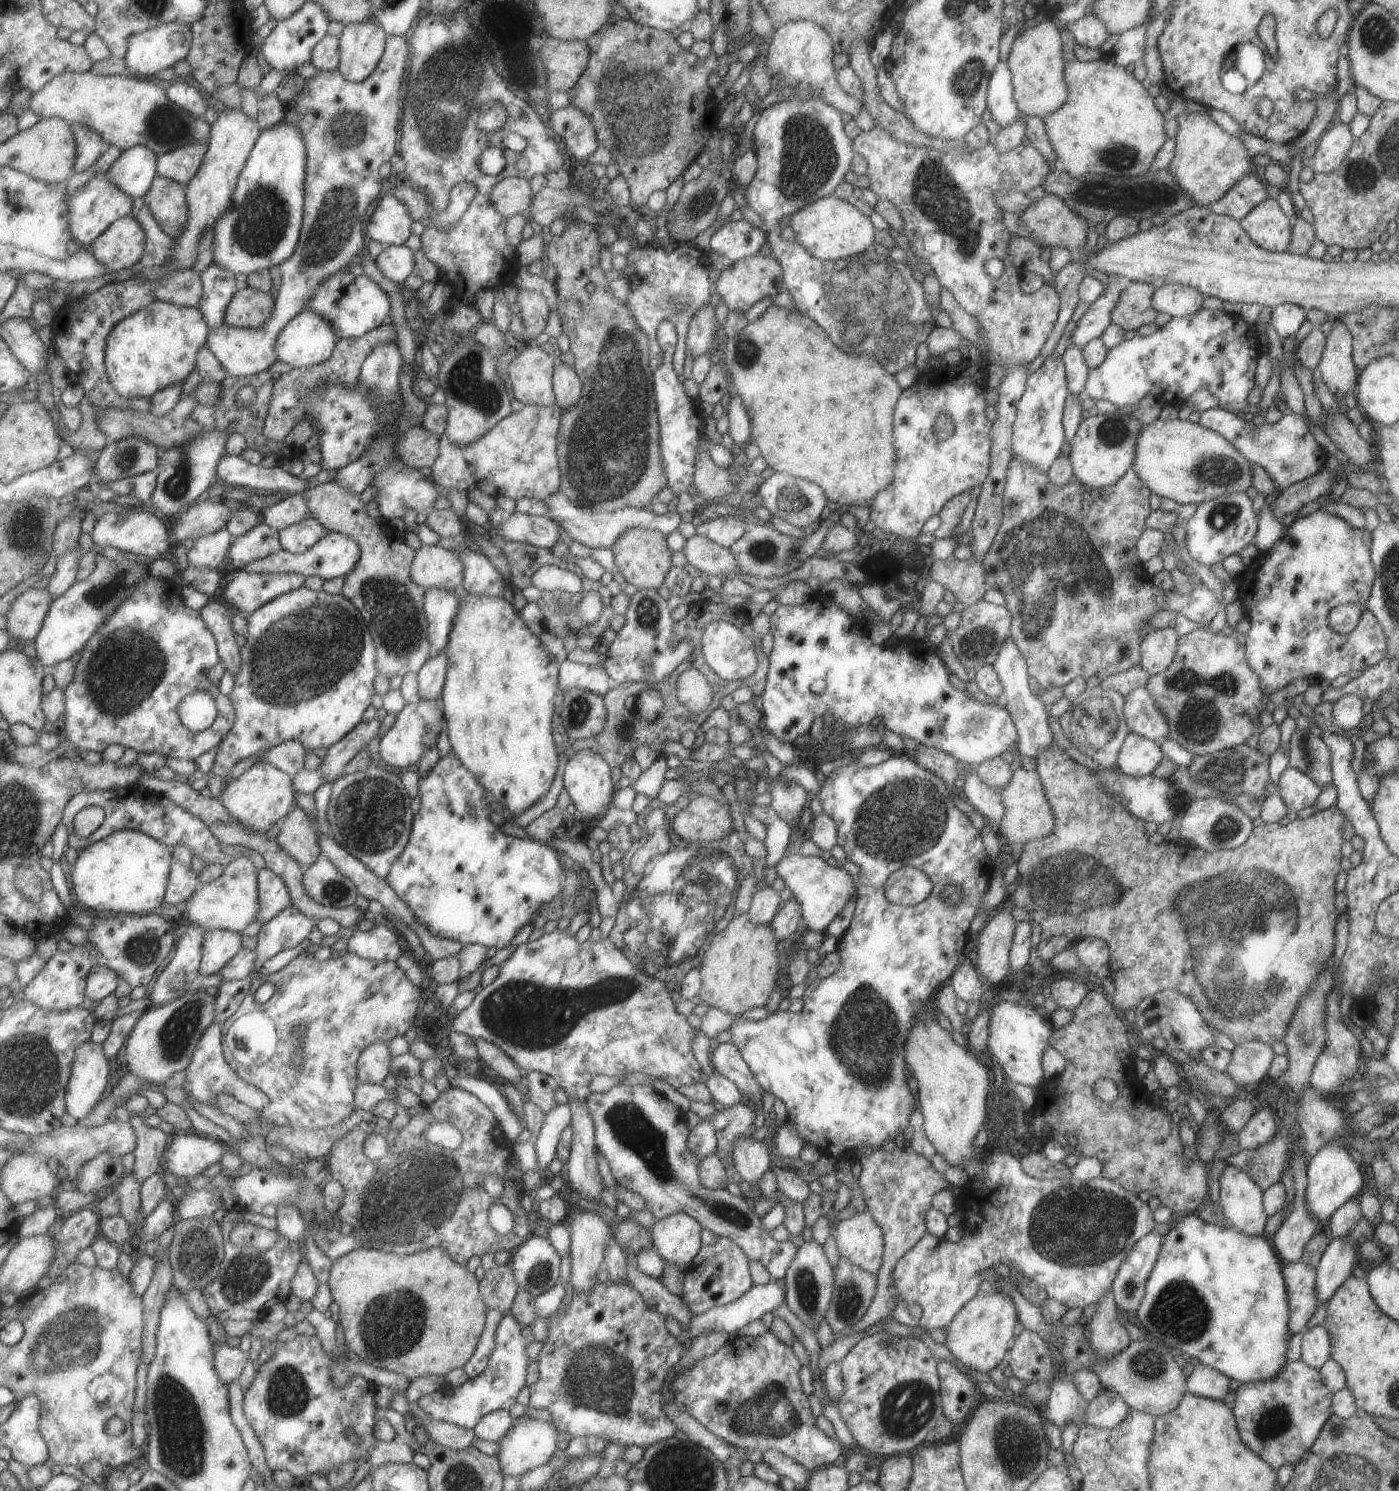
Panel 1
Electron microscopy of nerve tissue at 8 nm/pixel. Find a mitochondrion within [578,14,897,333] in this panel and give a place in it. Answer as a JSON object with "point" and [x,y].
{"point":[634,103]}

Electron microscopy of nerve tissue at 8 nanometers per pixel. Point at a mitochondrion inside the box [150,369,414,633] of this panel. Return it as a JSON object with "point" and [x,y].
{"point":[177,484]}

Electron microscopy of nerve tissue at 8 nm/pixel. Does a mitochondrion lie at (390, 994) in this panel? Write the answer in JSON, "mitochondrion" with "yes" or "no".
{"mitochondrion":"no"}

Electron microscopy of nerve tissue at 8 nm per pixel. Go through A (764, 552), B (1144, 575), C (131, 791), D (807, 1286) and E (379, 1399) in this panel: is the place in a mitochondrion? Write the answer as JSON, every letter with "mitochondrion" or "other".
{"A":"mitochondrion","B":"other","C":"other","D":"mitochondrion","E":"other"}

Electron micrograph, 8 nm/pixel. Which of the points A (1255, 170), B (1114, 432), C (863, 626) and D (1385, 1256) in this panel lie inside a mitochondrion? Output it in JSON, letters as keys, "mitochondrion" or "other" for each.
{"A":"other","B":"mitochondrion","C":"other","D":"other"}

